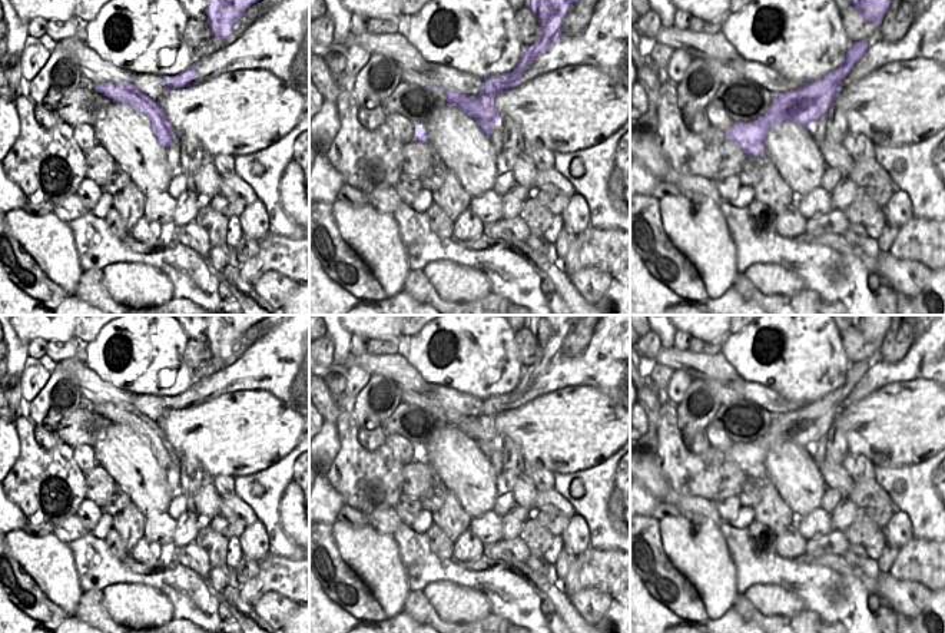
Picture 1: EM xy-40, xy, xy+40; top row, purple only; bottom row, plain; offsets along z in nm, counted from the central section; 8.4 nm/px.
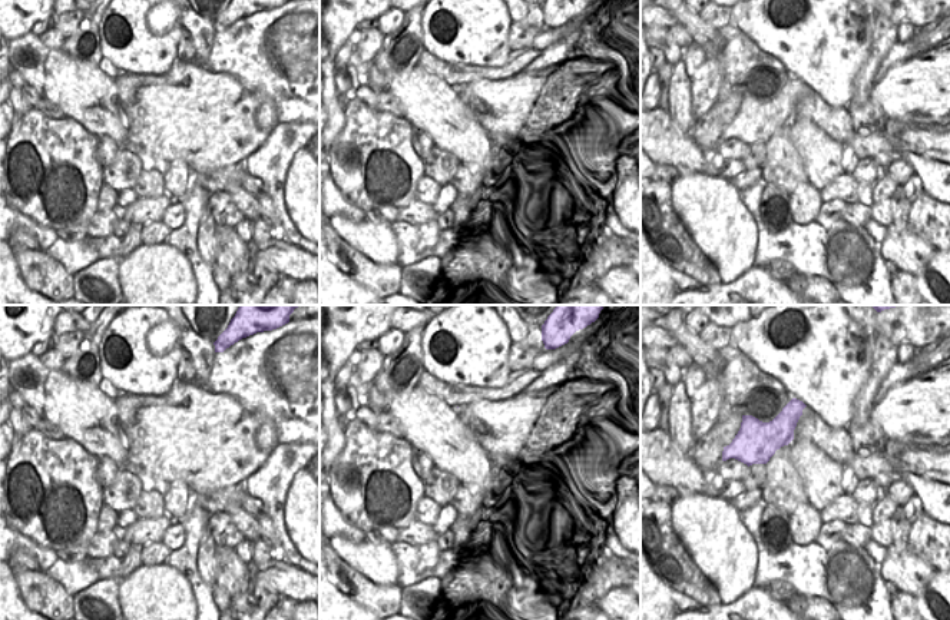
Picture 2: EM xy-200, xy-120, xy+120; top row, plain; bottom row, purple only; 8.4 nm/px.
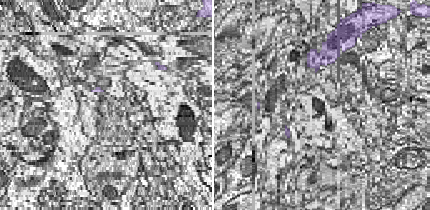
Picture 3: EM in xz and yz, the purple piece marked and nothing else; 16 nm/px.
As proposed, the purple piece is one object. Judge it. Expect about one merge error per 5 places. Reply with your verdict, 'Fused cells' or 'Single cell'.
Single cell.

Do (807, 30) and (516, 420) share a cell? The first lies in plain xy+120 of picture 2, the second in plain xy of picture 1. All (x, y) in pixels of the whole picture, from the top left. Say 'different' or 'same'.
different

